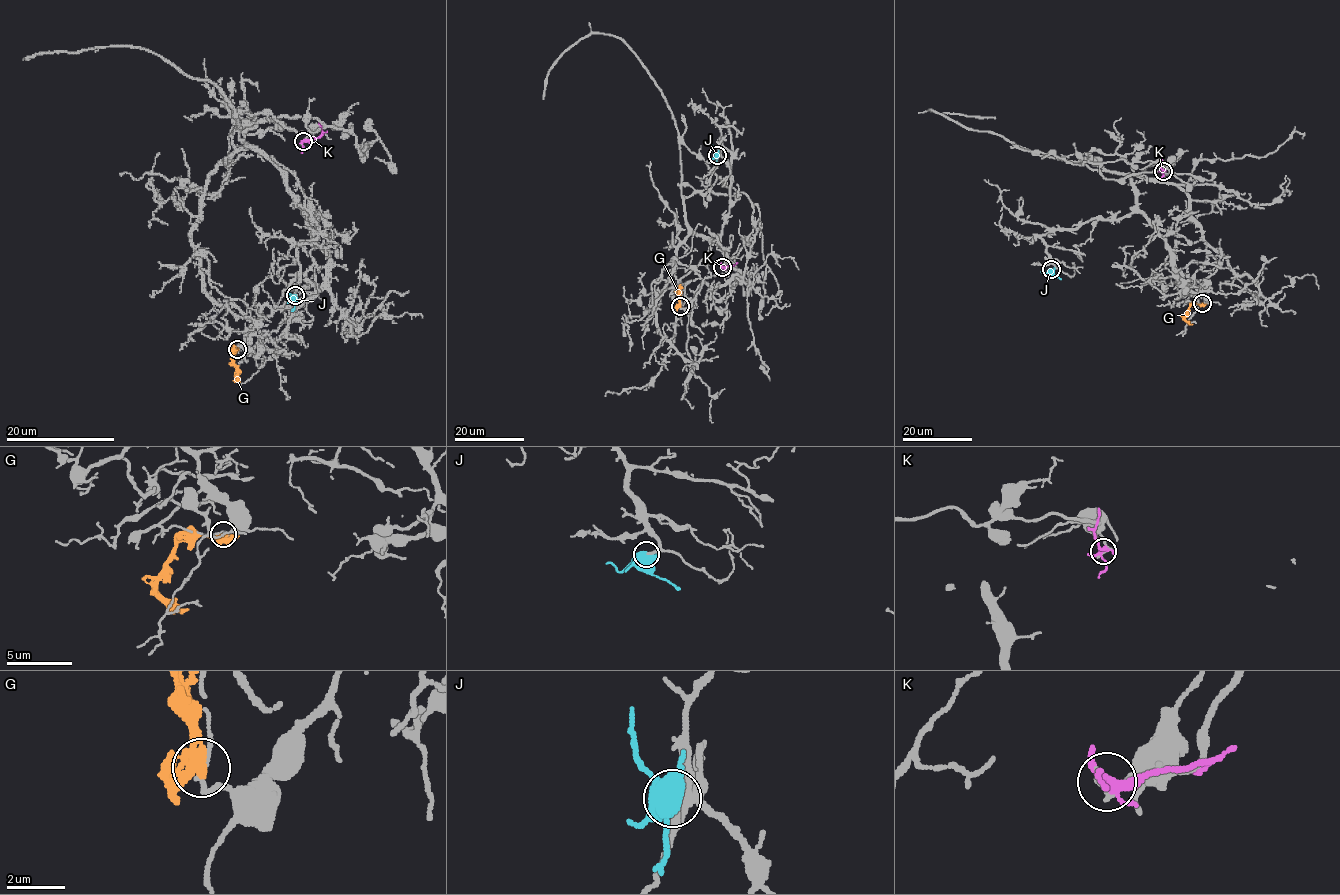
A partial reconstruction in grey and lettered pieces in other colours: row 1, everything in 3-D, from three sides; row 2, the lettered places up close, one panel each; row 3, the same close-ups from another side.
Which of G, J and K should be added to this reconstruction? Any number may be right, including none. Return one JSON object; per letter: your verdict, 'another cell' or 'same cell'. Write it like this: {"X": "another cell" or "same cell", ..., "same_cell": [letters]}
{"G": "another cell", "J": "same cell", "K": "another cell", "same_cell": ["J"]}

